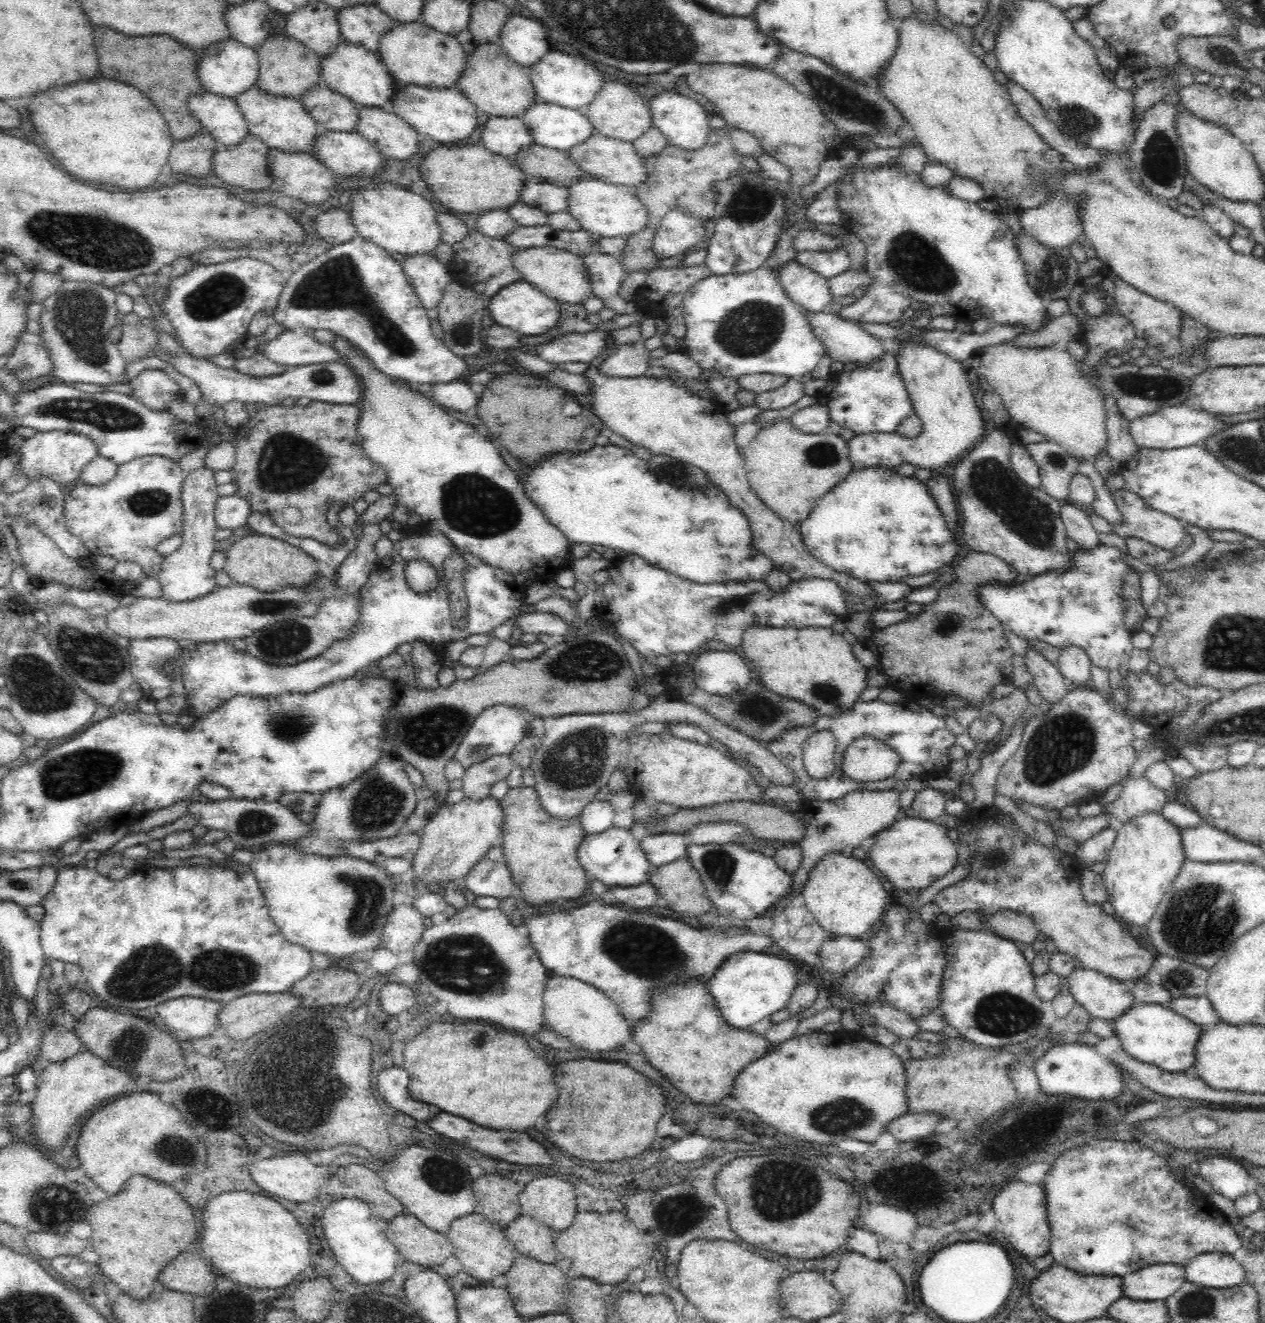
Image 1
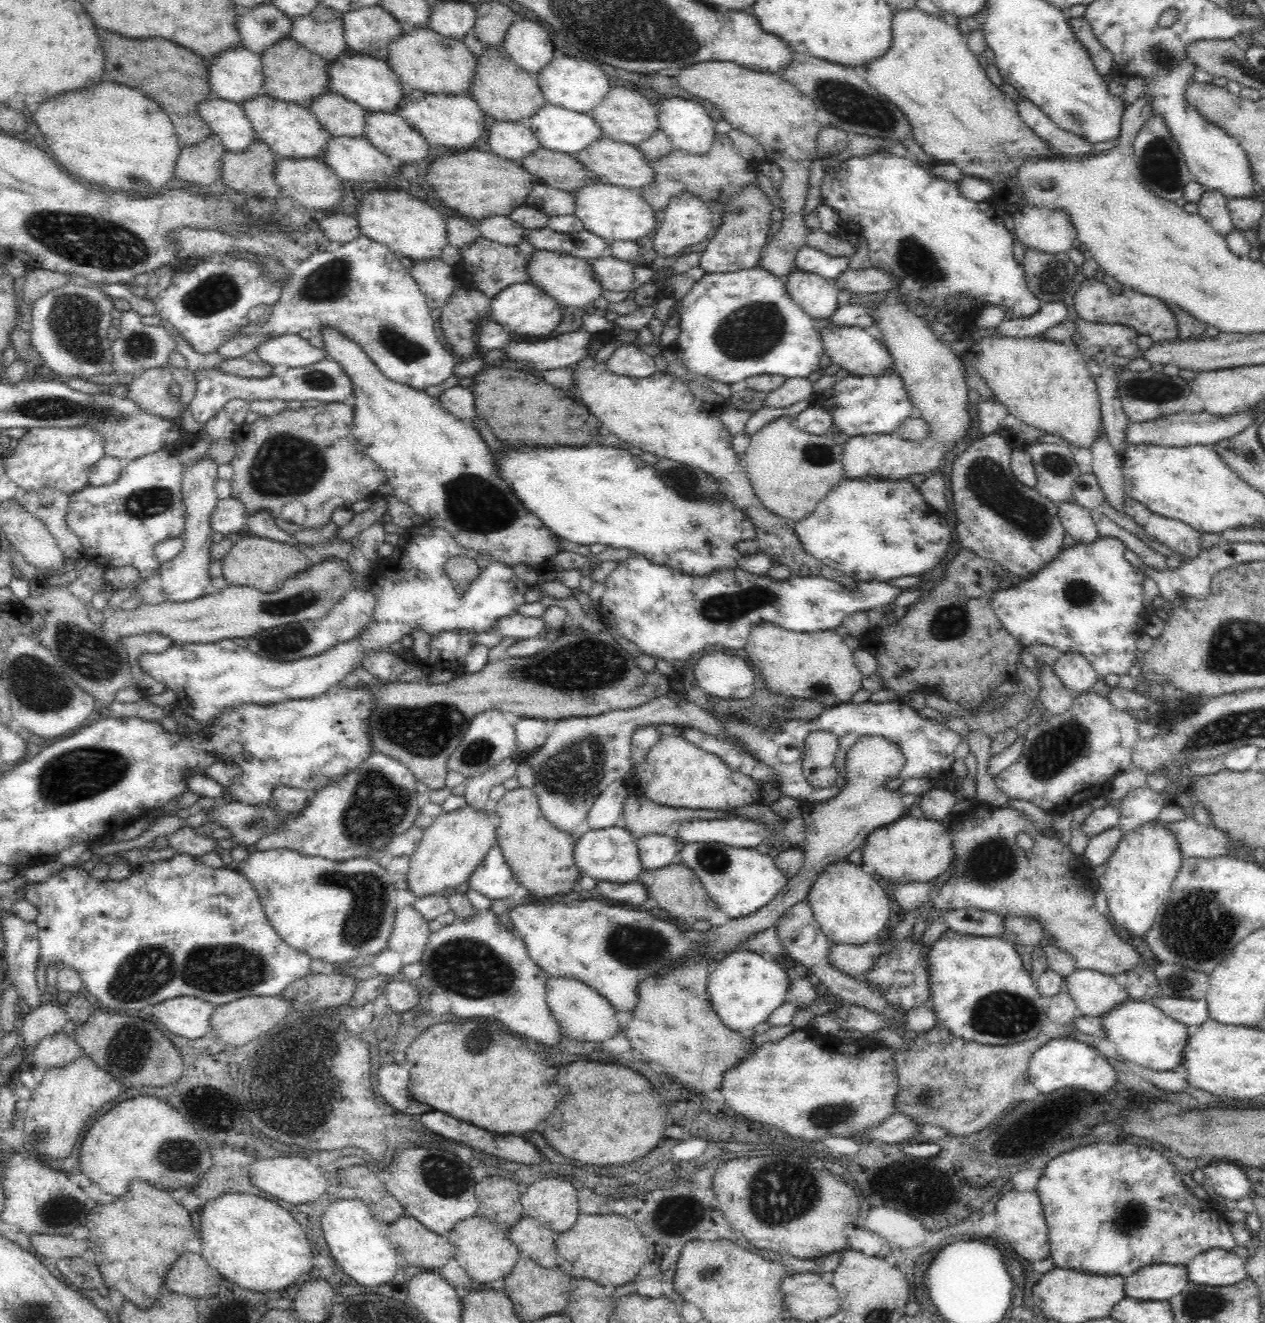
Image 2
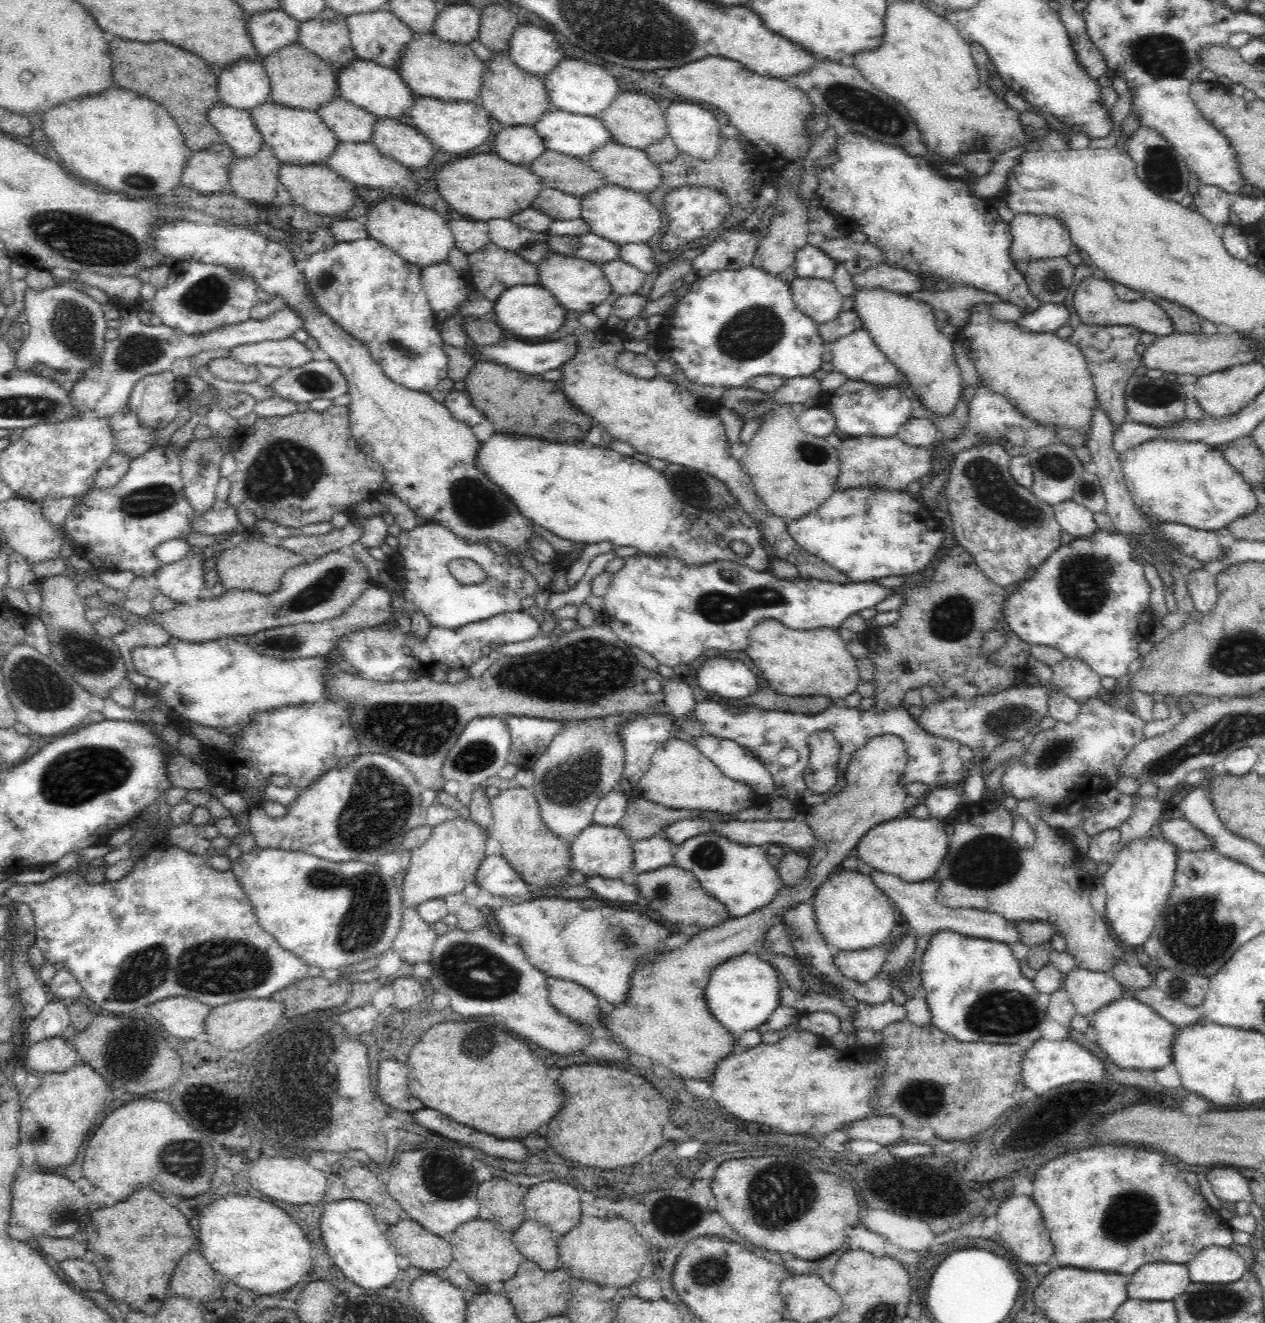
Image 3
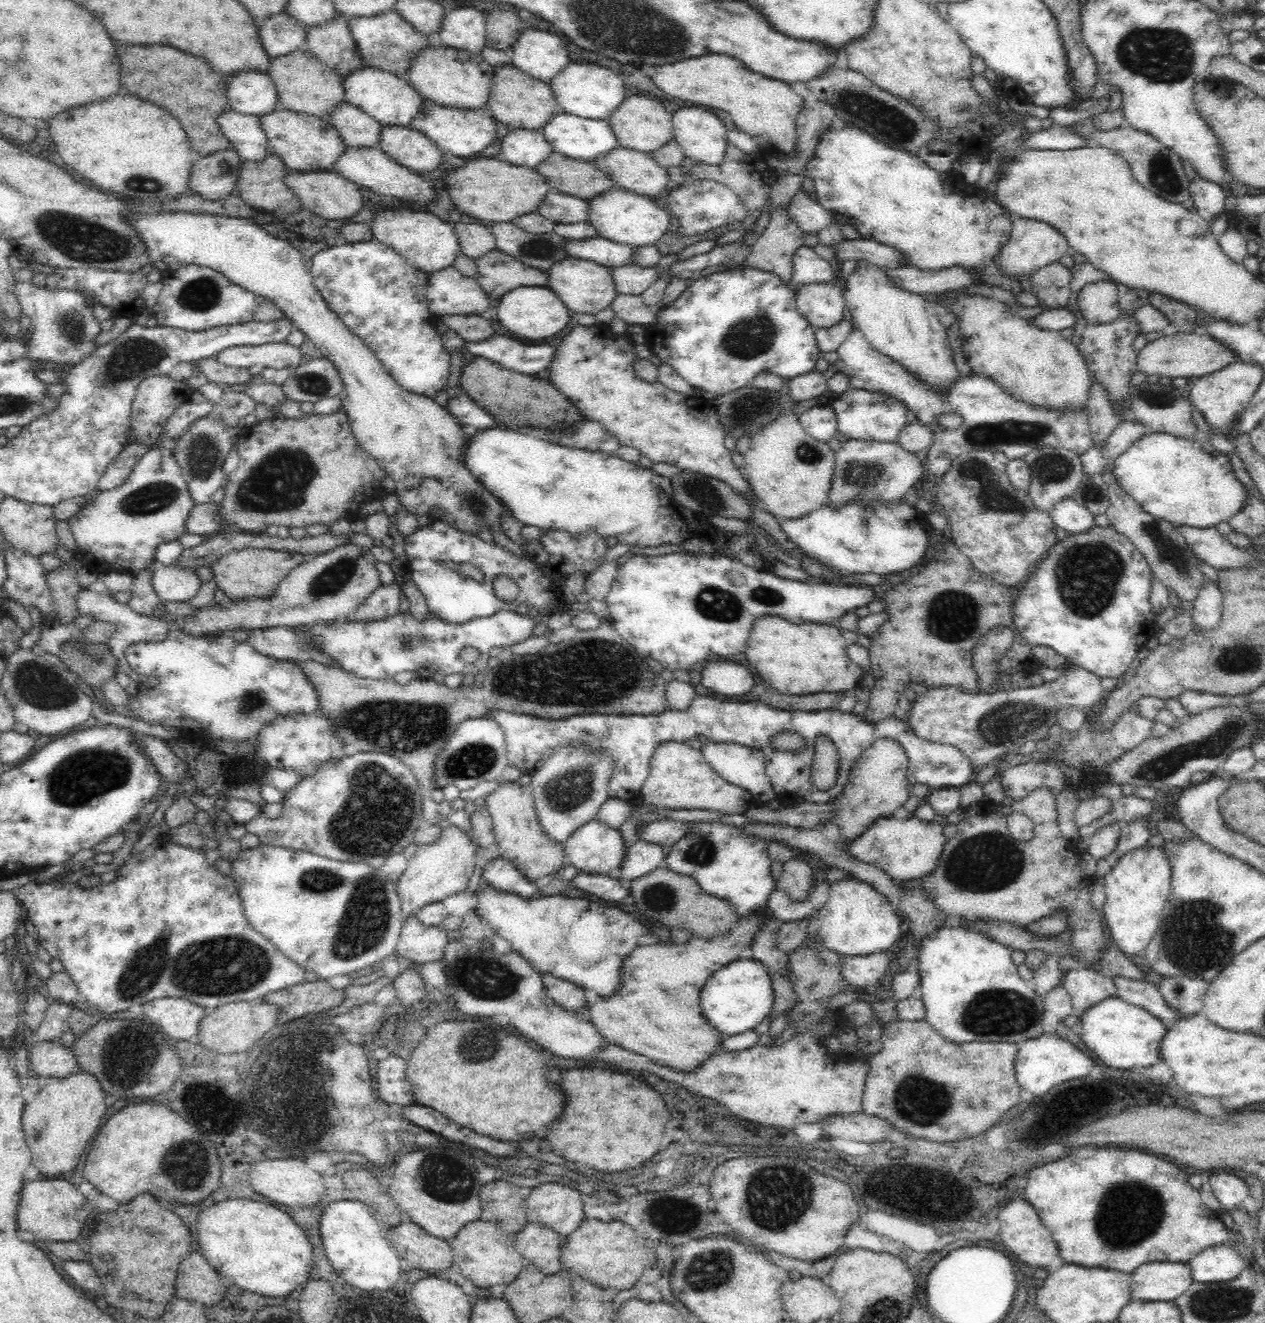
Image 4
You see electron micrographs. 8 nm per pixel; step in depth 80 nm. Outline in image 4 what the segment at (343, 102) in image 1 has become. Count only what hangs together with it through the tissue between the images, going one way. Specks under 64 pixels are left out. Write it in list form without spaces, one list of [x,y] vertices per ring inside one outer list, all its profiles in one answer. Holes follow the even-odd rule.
[[[352,103],[339,104],[327,119],[339,132],[346,146],[350,148],[378,146],[383,126]]]

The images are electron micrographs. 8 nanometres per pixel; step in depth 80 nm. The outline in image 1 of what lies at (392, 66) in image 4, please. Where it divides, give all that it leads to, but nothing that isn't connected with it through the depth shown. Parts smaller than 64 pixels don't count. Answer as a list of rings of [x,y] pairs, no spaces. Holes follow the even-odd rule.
[[[374,4],[342,8],[337,13],[337,19],[341,38],[346,43],[362,45],[378,56],[381,36],[397,24]]]

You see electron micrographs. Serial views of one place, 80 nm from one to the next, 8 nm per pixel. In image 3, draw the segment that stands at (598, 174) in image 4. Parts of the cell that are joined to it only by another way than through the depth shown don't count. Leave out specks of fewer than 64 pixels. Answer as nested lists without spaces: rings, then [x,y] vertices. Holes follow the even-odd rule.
[[[546,149],[536,160],[529,164],[529,169],[543,178],[543,184],[583,197],[600,187],[608,185],[605,176],[592,170],[586,162],[576,157],[569,157]]]

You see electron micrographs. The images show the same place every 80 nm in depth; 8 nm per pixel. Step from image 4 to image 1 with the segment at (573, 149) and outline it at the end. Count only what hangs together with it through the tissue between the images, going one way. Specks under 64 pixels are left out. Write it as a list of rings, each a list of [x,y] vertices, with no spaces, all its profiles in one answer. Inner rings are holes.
[[[536,101],[521,116],[535,143],[549,149],[569,151],[596,132],[582,110],[564,108],[552,102]]]

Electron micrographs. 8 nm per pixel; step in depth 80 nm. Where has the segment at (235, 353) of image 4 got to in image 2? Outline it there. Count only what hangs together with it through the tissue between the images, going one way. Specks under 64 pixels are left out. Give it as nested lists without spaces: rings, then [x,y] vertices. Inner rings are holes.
[[[299,333],[270,337],[250,351],[256,352],[262,363],[274,367],[278,364],[302,367],[327,358],[324,349],[312,347],[307,335]]]

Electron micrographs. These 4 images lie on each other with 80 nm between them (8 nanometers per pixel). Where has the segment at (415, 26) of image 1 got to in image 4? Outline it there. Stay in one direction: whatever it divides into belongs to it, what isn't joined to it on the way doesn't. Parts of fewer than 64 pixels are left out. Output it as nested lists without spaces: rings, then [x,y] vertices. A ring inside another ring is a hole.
[[[435,43],[411,62],[406,80],[426,101],[456,109],[486,109],[495,82],[495,70],[480,53],[458,50]]]

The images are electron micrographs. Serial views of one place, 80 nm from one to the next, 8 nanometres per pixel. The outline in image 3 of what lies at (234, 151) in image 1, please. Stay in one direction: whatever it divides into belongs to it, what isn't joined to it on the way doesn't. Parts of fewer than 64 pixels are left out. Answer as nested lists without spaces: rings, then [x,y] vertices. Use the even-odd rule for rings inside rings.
[[[264,143],[258,154],[251,157],[234,157],[229,170],[228,188],[237,198],[256,206],[276,206],[276,208],[291,208],[295,204],[291,194],[278,180],[282,162],[276,158],[274,151]]]

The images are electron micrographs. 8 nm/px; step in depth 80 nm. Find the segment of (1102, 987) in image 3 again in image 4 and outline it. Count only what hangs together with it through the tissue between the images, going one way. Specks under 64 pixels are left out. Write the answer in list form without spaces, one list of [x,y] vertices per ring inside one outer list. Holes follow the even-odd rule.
[[[1088,968],[1064,972],[1061,985],[1071,996],[1073,1010],[1079,1016],[1096,1002],[1116,994],[1114,981],[1107,974]]]

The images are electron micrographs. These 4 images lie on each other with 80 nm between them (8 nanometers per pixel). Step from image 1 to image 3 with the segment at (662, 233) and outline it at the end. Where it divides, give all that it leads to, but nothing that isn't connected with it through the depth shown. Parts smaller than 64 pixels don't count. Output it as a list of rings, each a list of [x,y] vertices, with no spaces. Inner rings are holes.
[[[686,184],[686,186],[670,190],[665,196],[668,230],[662,236],[661,249],[674,250],[678,246],[687,244],[690,240],[708,236],[732,213],[731,208],[729,198],[719,188]]]

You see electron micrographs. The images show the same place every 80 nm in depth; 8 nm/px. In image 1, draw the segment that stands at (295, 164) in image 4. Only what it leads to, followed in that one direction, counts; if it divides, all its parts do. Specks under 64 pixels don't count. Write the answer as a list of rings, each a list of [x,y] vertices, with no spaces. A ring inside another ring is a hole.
[[[258,85],[236,95],[234,99],[248,123],[249,134],[257,136],[269,149],[286,153],[312,150],[321,129],[304,108],[301,99],[277,97],[264,92]]]

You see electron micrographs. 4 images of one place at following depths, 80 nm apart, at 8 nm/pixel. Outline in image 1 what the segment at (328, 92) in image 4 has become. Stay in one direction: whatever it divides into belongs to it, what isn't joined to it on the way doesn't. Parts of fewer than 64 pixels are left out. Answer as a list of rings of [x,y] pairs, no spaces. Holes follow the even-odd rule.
[[[284,32],[268,37],[255,51],[258,53],[260,64],[260,78],[257,85],[268,94],[300,99],[312,87],[322,84],[320,82],[322,58],[304,46],[304,43],[290,38]]]

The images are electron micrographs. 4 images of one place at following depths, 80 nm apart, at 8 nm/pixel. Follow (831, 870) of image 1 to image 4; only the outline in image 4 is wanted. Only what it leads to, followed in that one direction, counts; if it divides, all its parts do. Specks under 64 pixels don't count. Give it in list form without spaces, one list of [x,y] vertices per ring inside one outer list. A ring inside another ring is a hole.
[[[854,878],[834,882],[828,902],[816,915],[816,931],[823,945],[841,957],[893,953],[902,935],[897,909],[872,885]]]

